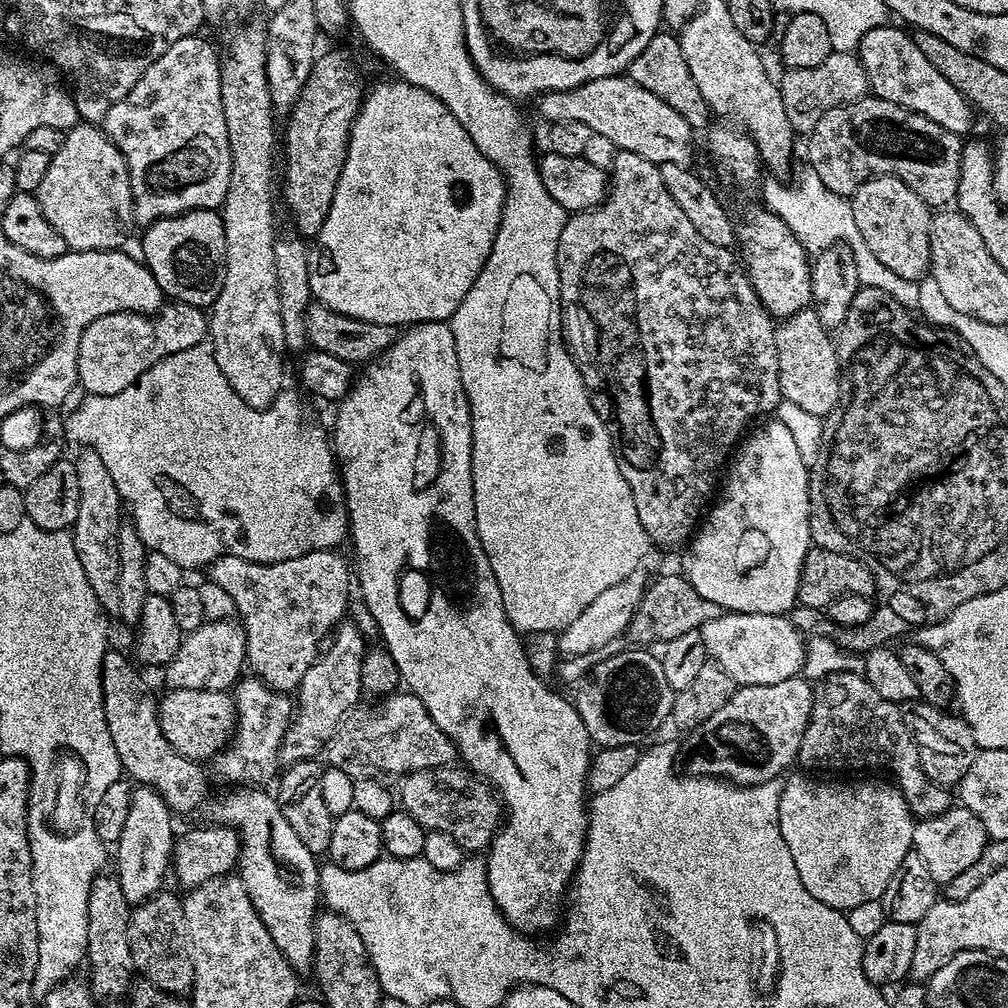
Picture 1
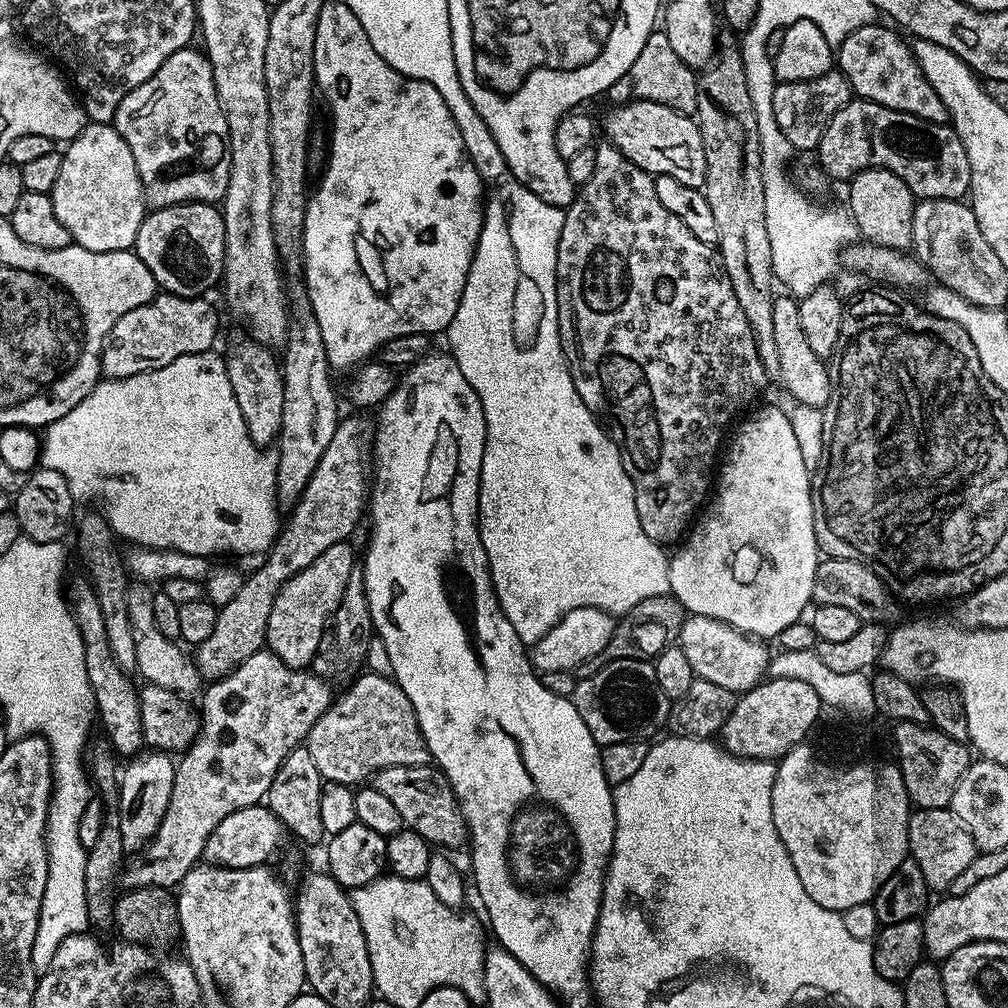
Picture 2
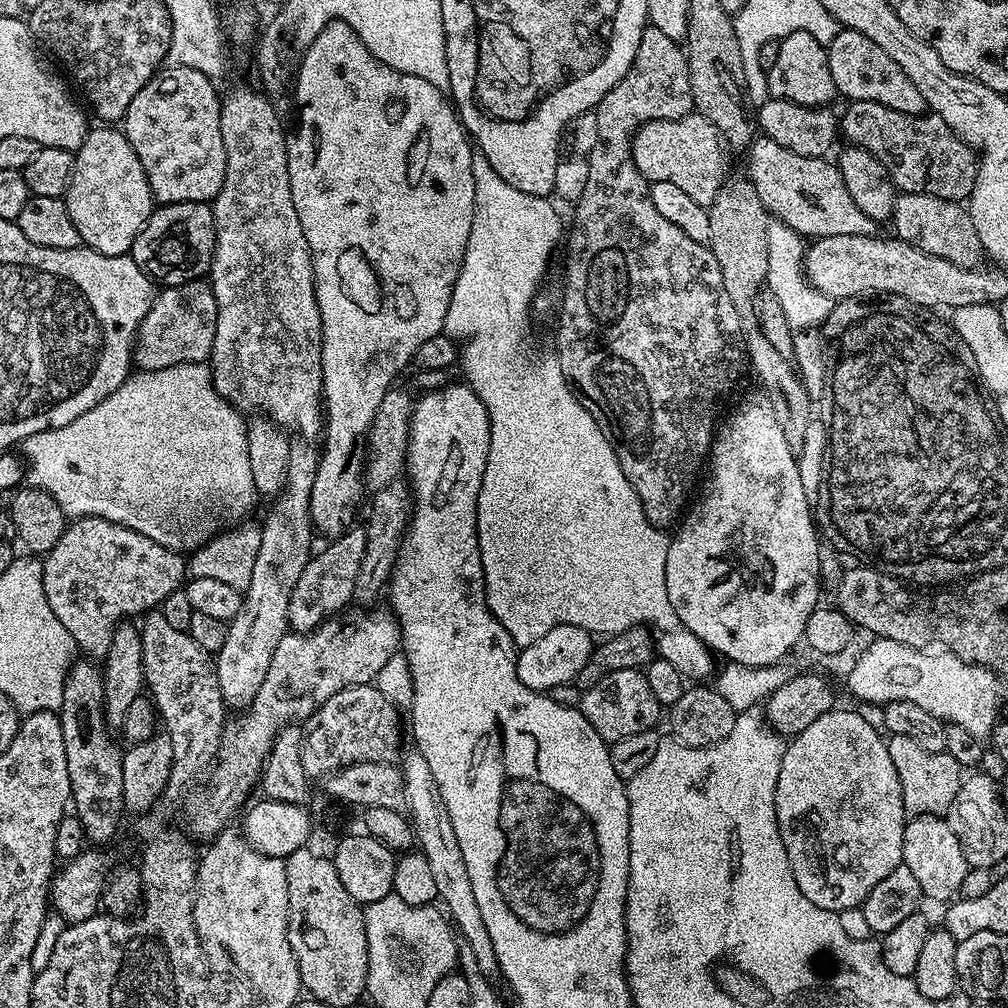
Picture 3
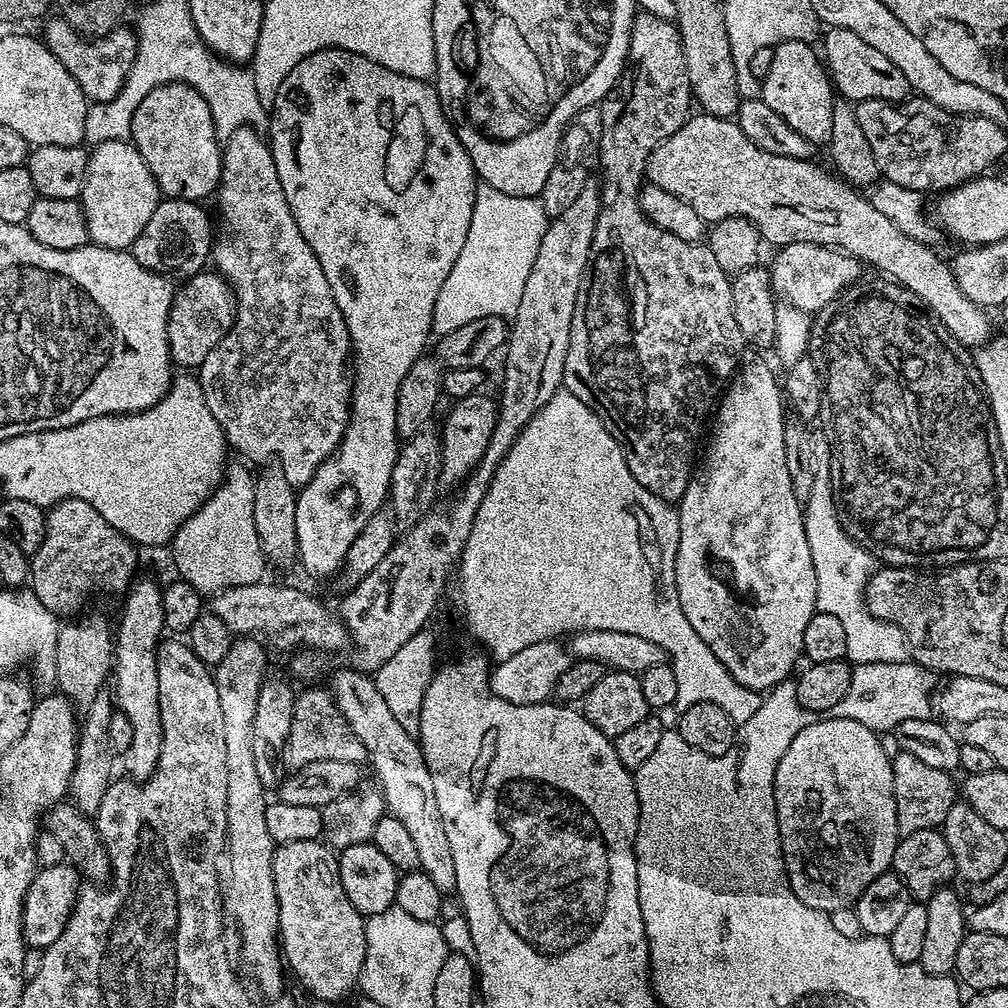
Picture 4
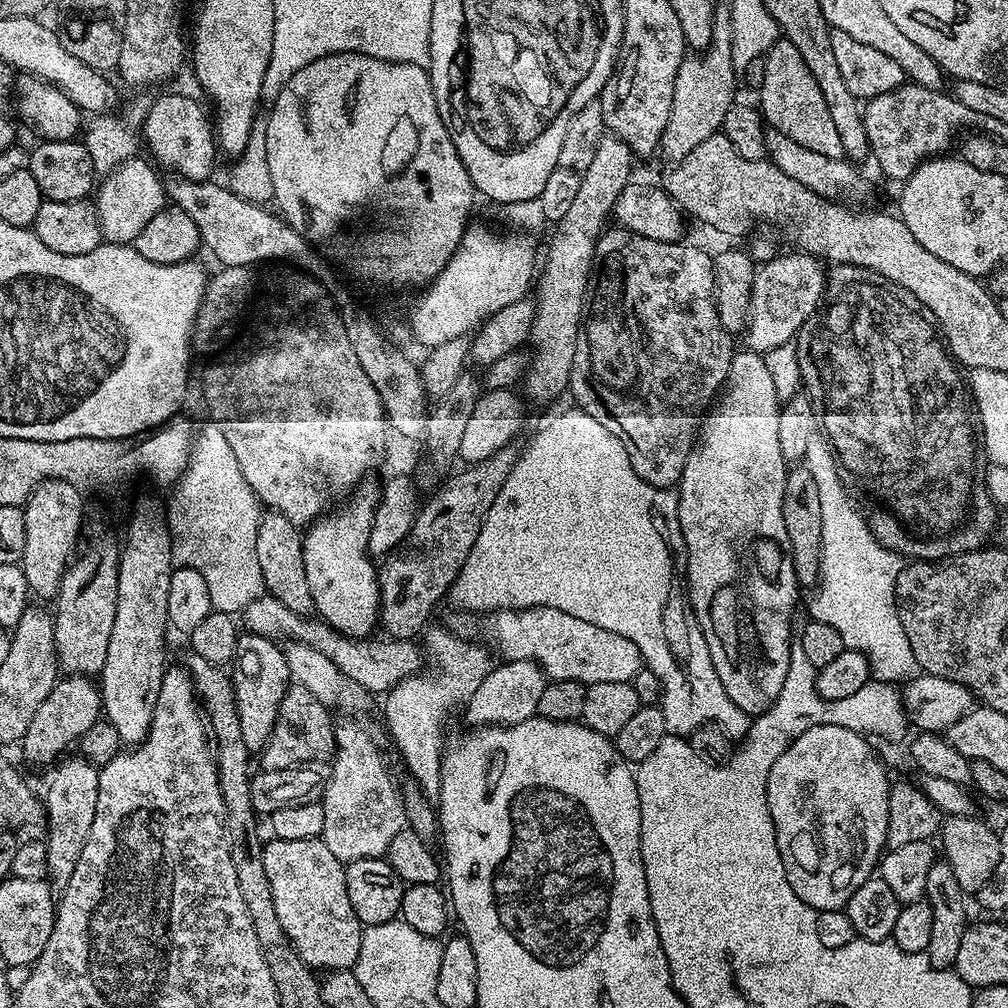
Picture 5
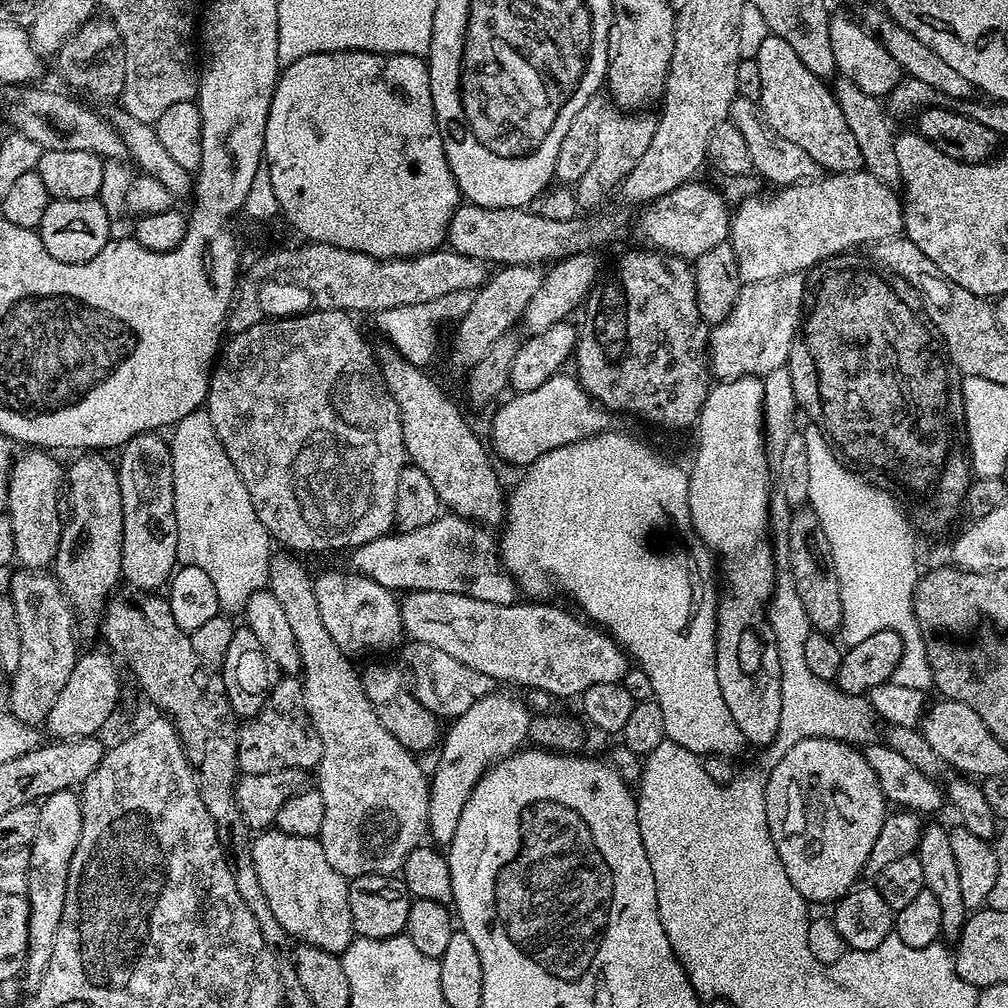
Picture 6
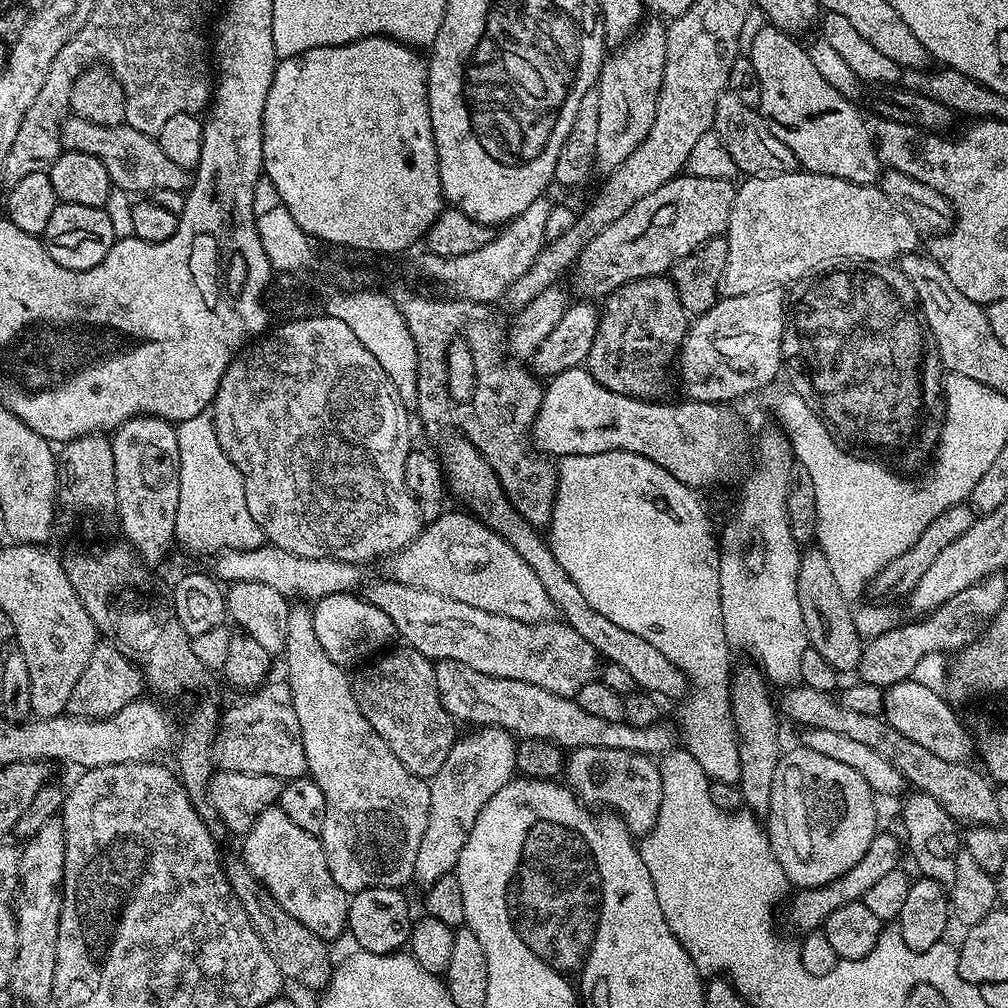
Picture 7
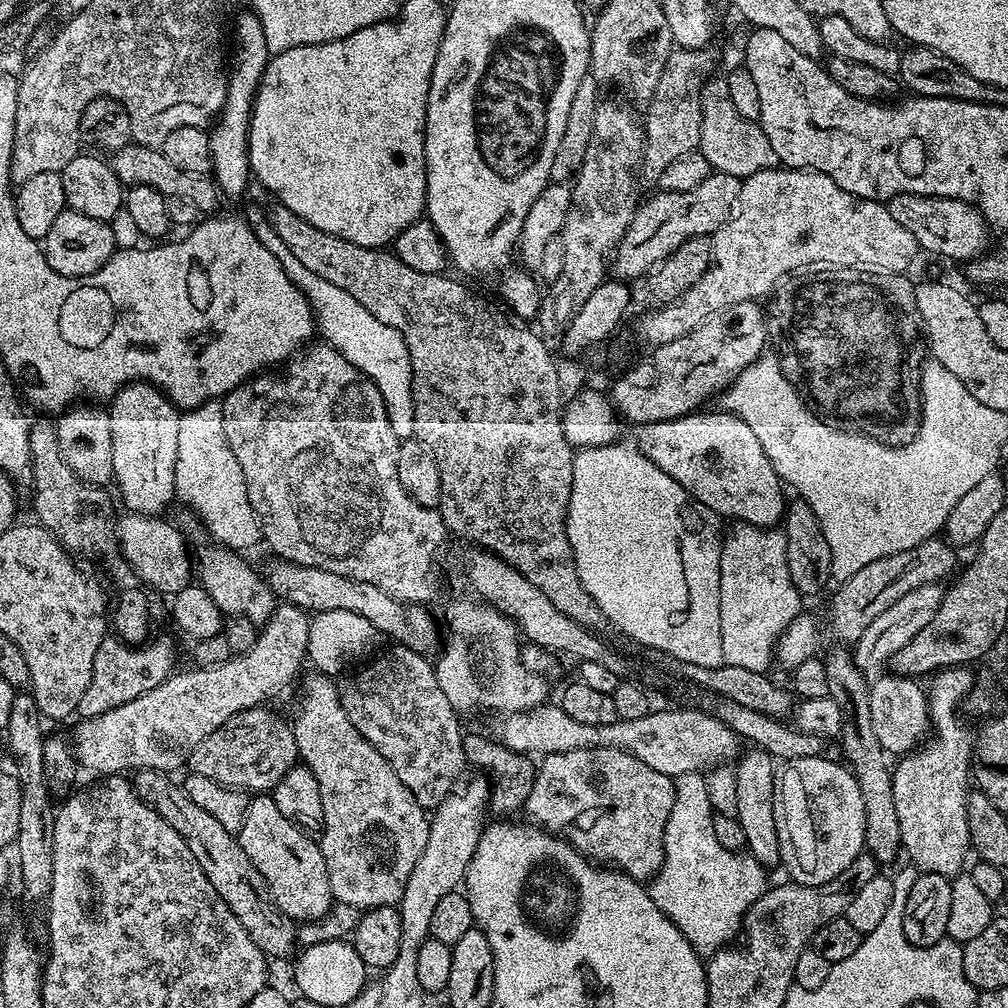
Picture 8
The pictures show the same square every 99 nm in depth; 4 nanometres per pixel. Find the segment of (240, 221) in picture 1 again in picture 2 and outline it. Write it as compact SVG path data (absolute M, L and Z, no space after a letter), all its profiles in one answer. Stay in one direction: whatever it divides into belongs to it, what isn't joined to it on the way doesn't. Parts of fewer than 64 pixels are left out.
M245 339L245 344L240 344L232 352L232 360L227 361L228 377L230 386L234 390L234 398L238 402L238 410L242 410L242 418L246 422L246 430L250 434L253 444L268 446L268 443L275 441L280 435L282 426L282 398L284 397L284 378L281 365L271 356L265 345L256 343L255 340Z

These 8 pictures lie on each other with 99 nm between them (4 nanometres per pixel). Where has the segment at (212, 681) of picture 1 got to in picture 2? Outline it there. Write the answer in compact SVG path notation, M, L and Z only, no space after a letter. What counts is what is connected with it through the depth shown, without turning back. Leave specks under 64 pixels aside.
M352 414L356 416L348 416L345 415L343 419L341 419L340 423L336 425L336 429L334 430L334 438L330 438L329 446L326 446L326 451L322 454L322 458L319 459L318 466L315 467L315 472L310 478L310 482L307 483L306 490L300 496L299 500L295 501L293 505L293 512L288 520L285 521L283 528L281 529L280 535L276 539L276 543L272 545L272 547L268 550L265 555L265 562L262 566L258 567L251 575L248 574L243 582L243 585L239 588L238 593L235 594L234 598L231 599L230 602L223 604L219 607L217 611L217 618L214 626L214 630L211 631L210 637L206 638L204 642L200 645L197 645L194 650L194 659L196 662L196 666L200 671L201 677L208 682L213 680L220 680L221 678L227 676L229 673L233 671L237 664L240 663L241 660L244 660L246 657L249 657L250 654L254 654L255 652L261 651L263 646L265 645L267 639L267 630L268 630L268 620L270 616L270 612L273 610L274 598L279 592L280 588L285 584L286 581L293 576L294 573L301 572L302 569L305 569L306 566L310 566L311 562L314 562L314 559L318 558L320 554L324 554L326 550L330 548L330 546L334 546L336 544L341 544L344 541L347 541L350 537L348 537L356 528L358 522L361 518L364 518L366 512L366 497L370 492L370 480L369 480L369 472L370 472L370 464L364 461L364 455L369 455L370 445L373 443L374 436L370 431L370 424L368 428L368 420L367 415L364 414Z

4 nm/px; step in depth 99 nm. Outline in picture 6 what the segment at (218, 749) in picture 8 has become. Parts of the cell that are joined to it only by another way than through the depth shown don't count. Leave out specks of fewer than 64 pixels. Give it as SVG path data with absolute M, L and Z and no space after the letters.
M285 675L272 688L264 709L239 725L237 740L237 766L246 776L266 774L269 770L296 770L292 768L315 769L320 763L320 753L315 739L300 736L292 744L292 715L296 708L292 705L292 695L301 691L302 684L295 675Z

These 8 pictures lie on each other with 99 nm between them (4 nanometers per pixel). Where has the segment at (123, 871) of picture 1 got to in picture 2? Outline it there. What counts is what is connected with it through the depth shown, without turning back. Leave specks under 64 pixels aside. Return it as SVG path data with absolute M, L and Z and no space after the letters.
M144 750L131 757L123 765L118 776L118 807L120 829L125 853L135 854L152 841L153 834L162 826L166 806L170 806L170 790L174 790L174 774L177 761L169 753L159 750Z

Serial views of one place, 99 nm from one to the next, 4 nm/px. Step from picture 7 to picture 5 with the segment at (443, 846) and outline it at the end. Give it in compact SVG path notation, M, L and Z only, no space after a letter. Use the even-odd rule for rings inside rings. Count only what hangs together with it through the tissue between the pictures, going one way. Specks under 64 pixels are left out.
M504 660L482 678L478 690L469 696L464 716L472 726L503 726L526 722L536 715L538 698L546 683L544 671L533 660ZM468 708L468 709L467 709Z

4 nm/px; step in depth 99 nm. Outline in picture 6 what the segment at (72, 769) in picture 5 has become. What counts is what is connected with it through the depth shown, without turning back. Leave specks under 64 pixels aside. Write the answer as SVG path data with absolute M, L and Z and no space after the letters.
M73 789L58 790L58 794L50 794L39 801L38 831L34 833L34 842L28 852L28 905L30 906L30 934L28 935L28 953L24 963L22 981L28 990L35 990L46 974L46 966L50 966L50 954L54 954L54 938L58 934L58 926L62 922L62 906L66 902L66 882L70 874L70 862L74 858L74 850L78 850L78 838L82 838L82 806L79 795Z

